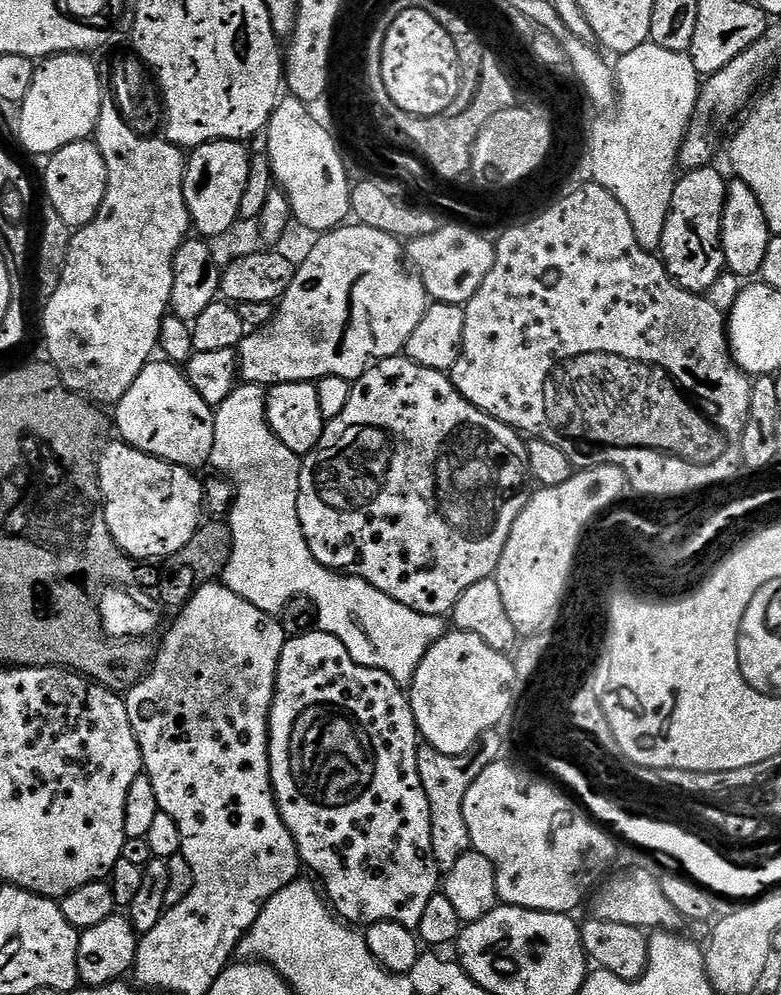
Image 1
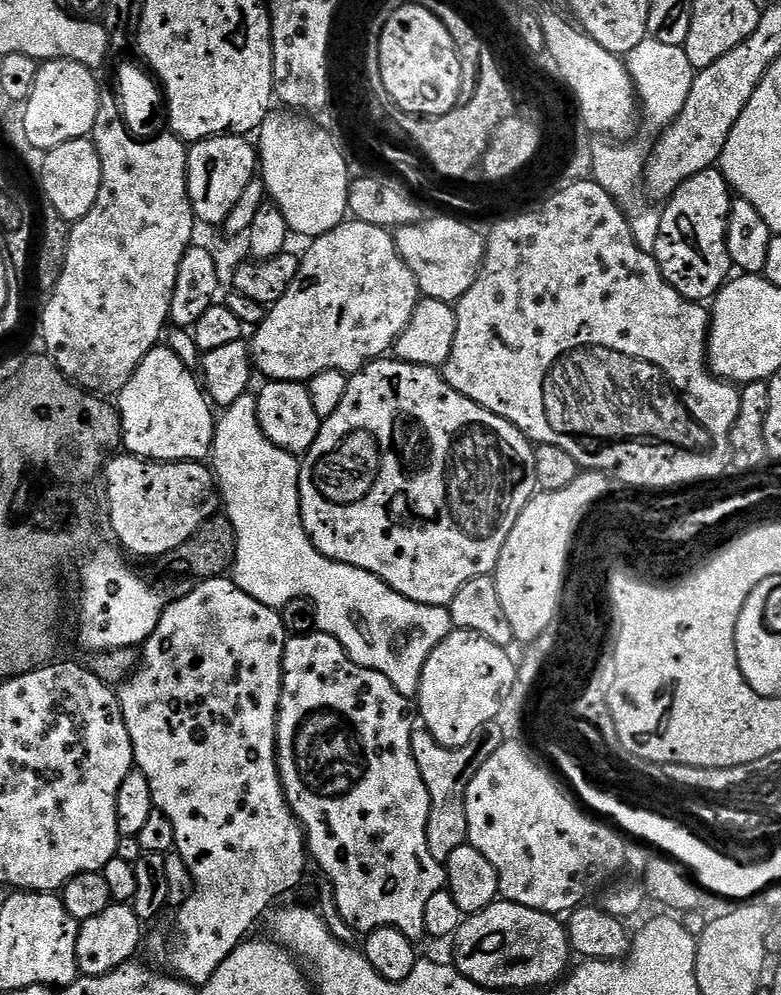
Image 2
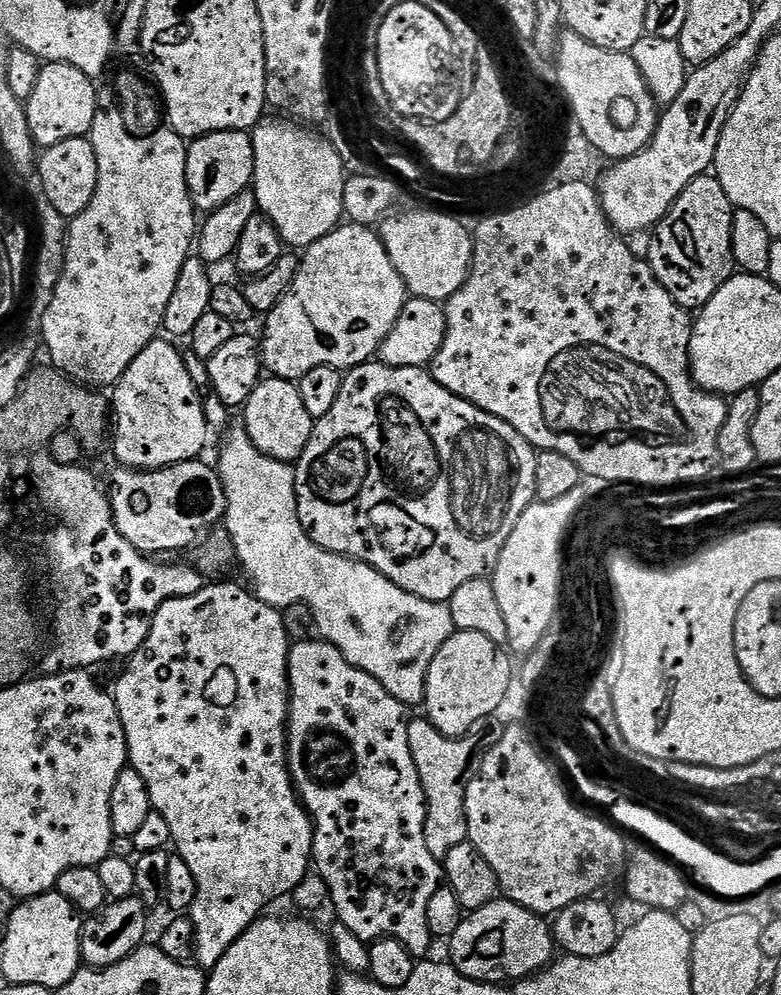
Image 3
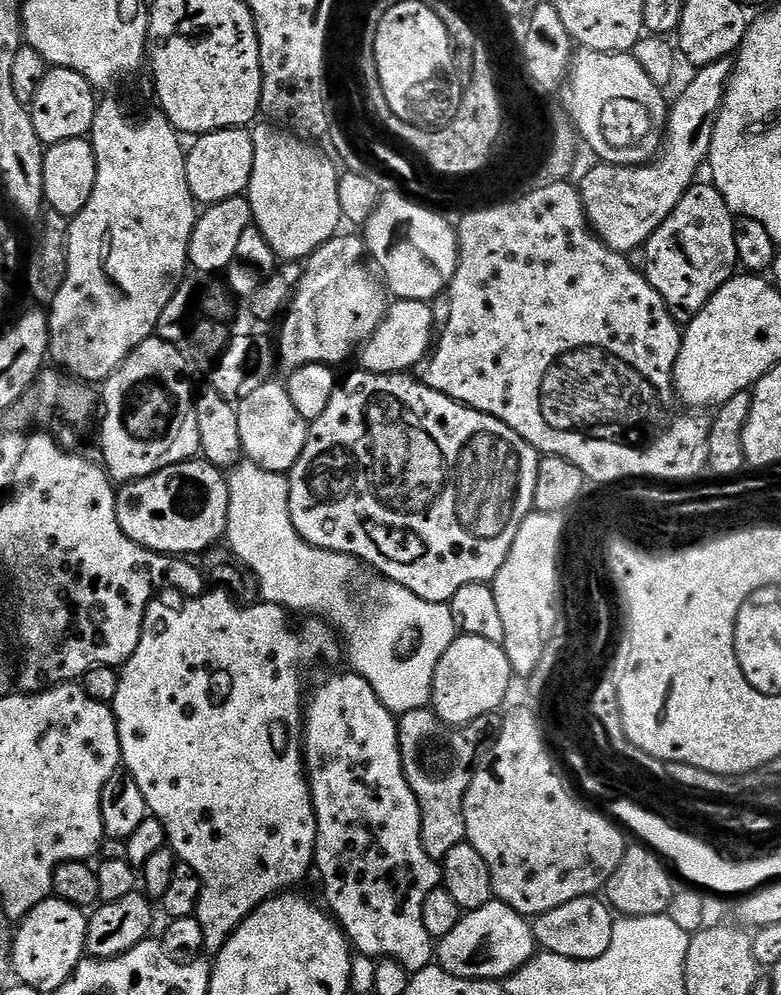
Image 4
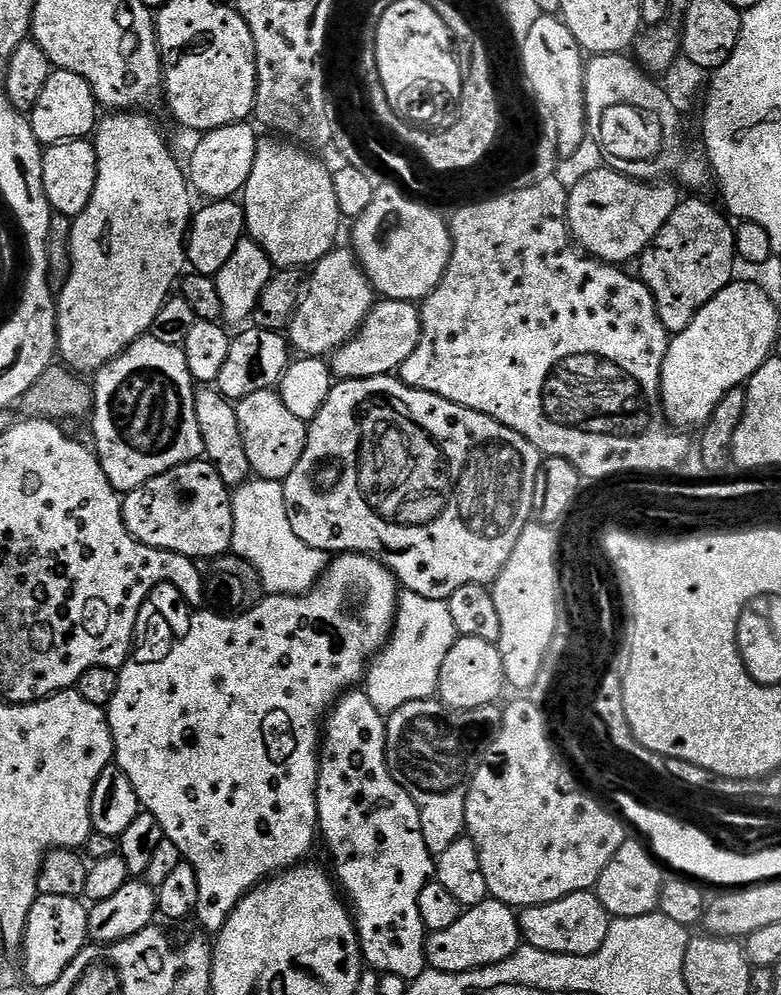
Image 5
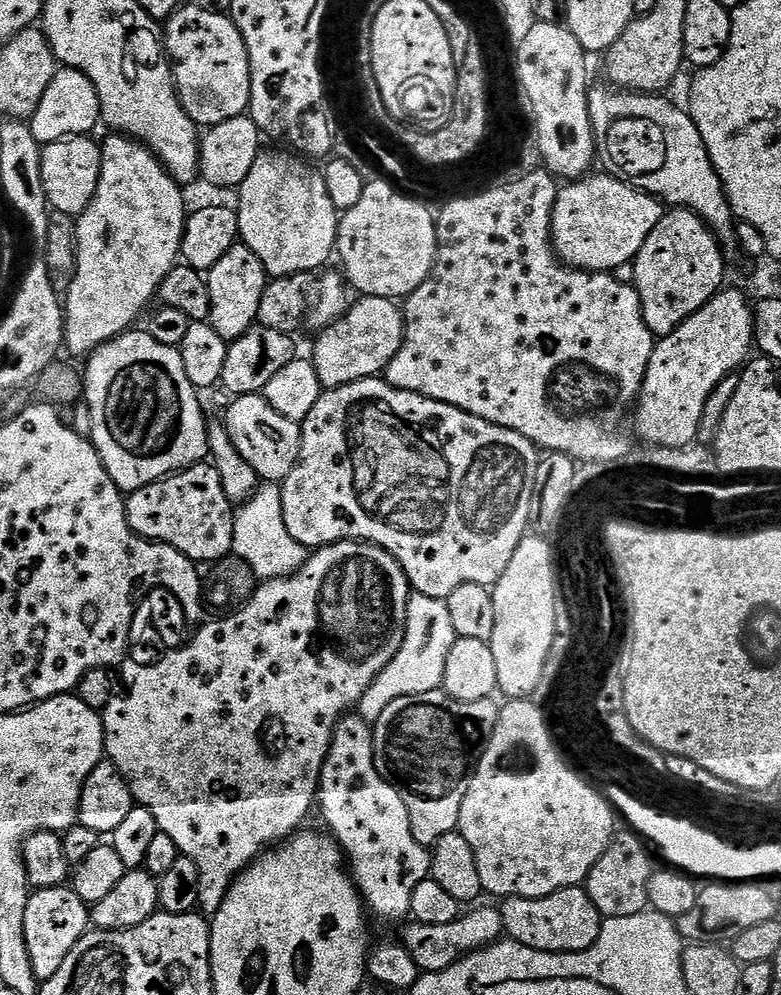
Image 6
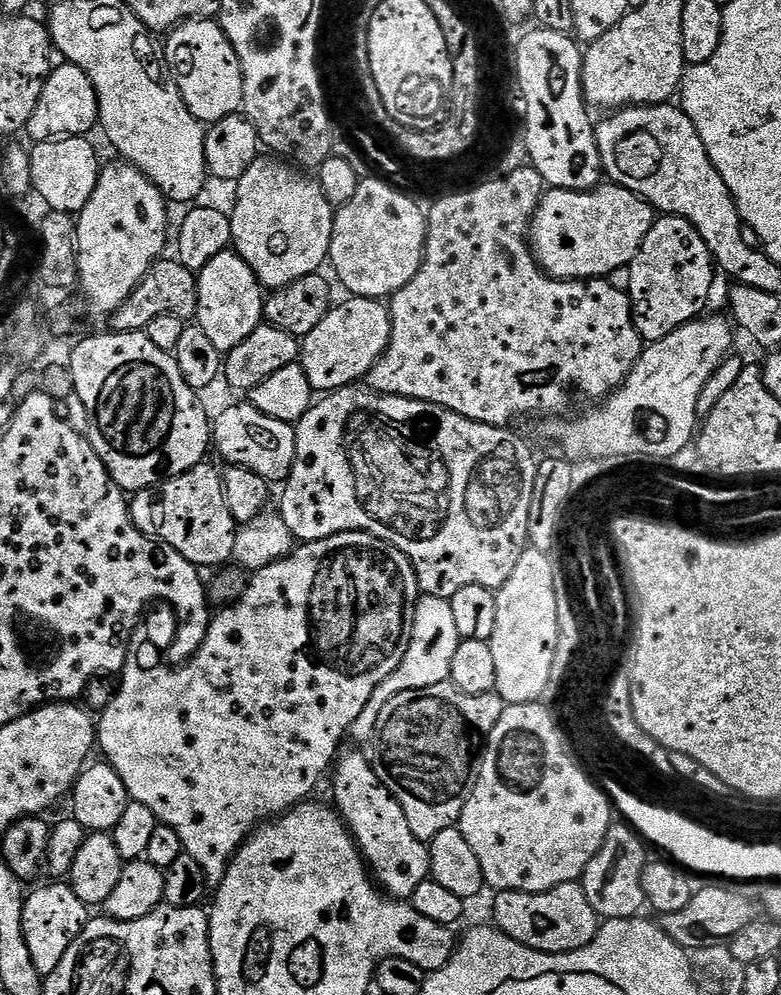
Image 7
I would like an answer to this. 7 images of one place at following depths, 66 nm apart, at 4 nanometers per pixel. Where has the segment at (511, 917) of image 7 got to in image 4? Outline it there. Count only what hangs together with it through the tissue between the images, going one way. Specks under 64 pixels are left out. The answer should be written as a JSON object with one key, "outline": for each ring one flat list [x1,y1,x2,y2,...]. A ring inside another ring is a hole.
{"outline":[[599,895,574,898,562,906,554,906,531,921,532,932,536,935,537,945,543,951,562,954,575,960,593,960,610,946,610,938,614,938,614,912]]}

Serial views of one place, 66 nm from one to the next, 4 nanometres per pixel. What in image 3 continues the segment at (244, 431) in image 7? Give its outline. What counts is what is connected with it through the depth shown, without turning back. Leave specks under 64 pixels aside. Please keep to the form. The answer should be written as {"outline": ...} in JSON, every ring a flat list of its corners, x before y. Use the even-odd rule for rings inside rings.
{"outline":[[261,379,254,394,250,394,250,398,244,403,242,415,242,427,254,446,258,446,262,454,275,460,299,460,312,437,314,419,309,410,306,410,299,387,291,380]]}

